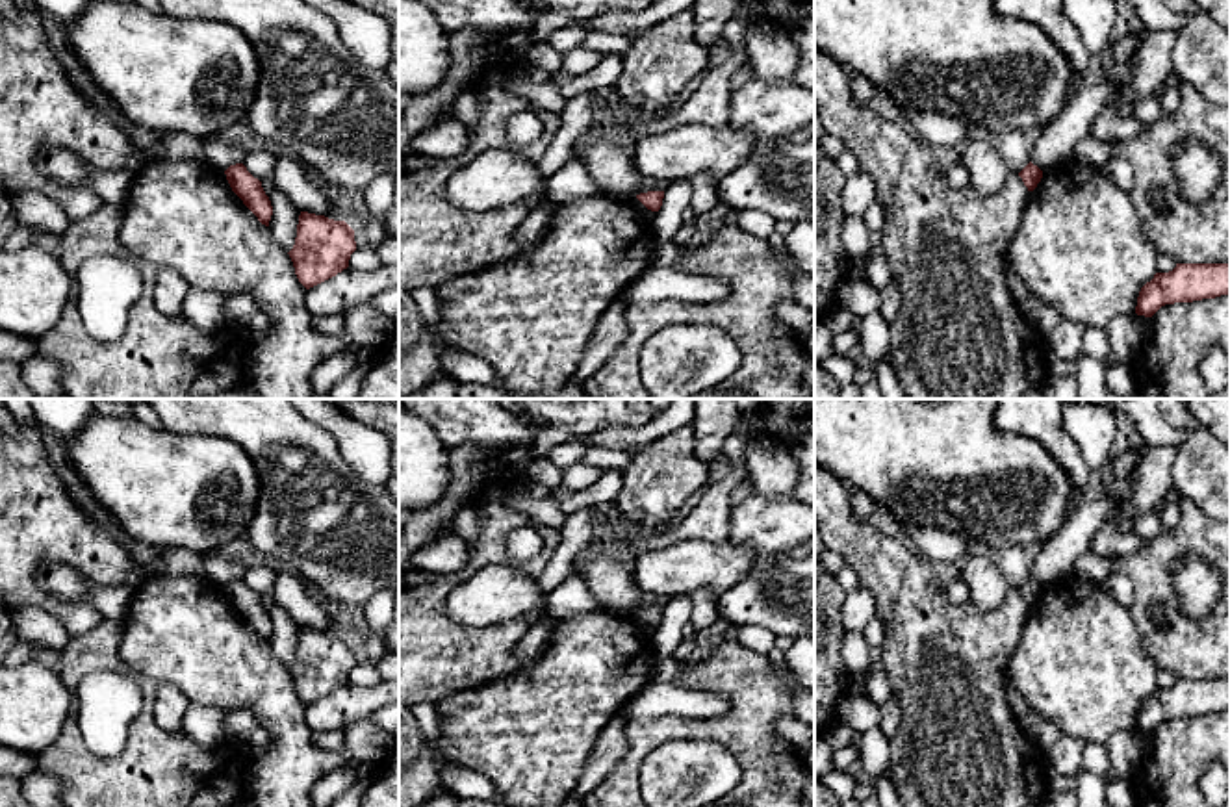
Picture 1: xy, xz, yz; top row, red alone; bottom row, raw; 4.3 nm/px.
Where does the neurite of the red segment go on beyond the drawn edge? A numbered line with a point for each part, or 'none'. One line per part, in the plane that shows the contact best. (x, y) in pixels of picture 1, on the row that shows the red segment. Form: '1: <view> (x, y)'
none

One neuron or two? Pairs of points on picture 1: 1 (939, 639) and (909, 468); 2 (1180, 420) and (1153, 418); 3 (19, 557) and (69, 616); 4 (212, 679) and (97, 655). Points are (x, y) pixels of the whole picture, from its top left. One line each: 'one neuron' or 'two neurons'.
1: two neurons
2: two neurons
3: one neuron
4: two neurons

